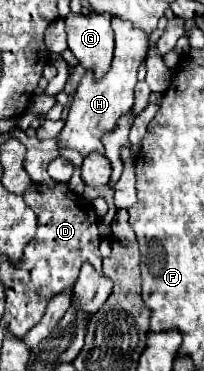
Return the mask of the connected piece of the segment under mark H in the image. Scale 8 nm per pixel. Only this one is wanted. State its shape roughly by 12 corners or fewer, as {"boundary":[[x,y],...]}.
{"boundary":[[112,19],[104,79],[82,77],[60,149],[104,153],[102,137],[134,103],[148,37]]}

